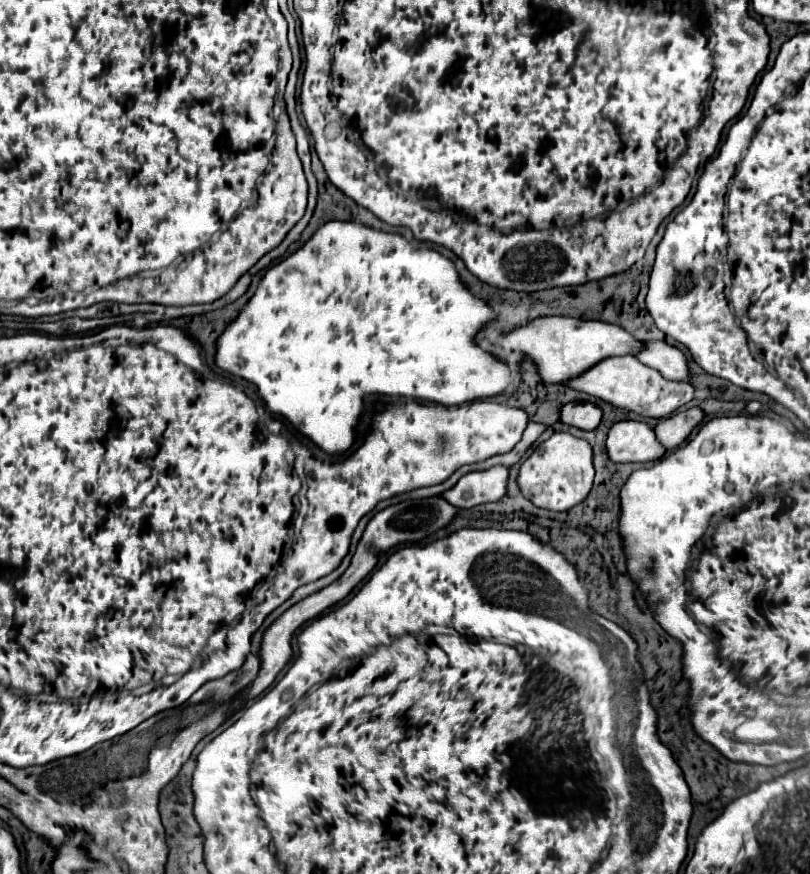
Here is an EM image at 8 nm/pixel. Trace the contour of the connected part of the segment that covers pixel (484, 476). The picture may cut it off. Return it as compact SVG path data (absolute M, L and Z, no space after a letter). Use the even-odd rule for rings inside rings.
M492 466L482 472L470 472L458 480L452 490L442 496L460 508L474 508L478 504L498 502L508 494L508 466Z

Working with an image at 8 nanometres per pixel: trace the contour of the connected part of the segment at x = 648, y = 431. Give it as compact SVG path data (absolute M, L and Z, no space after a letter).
M616 422L608 432L608 456L612 462L654 462L666 454L656 432L646 422Z

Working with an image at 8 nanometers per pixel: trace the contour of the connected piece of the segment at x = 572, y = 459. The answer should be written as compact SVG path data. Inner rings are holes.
M562 432L552 434L528 456L528 460L520 466L518 486L522 494L538 508L570 510L572 506L586 500L594 486L594 474L594 450L588 440Z

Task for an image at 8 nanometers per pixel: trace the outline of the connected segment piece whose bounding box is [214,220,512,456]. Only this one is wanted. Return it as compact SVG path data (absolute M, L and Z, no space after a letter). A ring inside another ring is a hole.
M332 220L320 226L314 236L302 244L292 256L286 260L274 264L272 268L266 270L266 274L260 278L252 298L246 302L246 306L240 310L240 314L224 328L224 332L216 340L216 366L244 378L246 382L252 382L260 398L266 402L268 410L274 414L284 416L302 436L312 440L324 454L338 456L350 450L356 442L356 426L358 418L364 412L364 400L370 394L380 394L380 396L398 396L398 398L414 398L414 400L428 400L442 404L446 408L452 406L462 406L472 400L480 398L492 398L502 394L512 380L512 370L510 366L500 360L498 356L490 354L476 342L476 334L490 324L496 318L496 312L492 306L488 306L484 300L474 296L468 286L460 280L460 274L454 266L452 260L436 252L434 248L424 246L422 242L410 242L402 234L396 232L382 232L370 226L364 226L360 222L340 222Z

